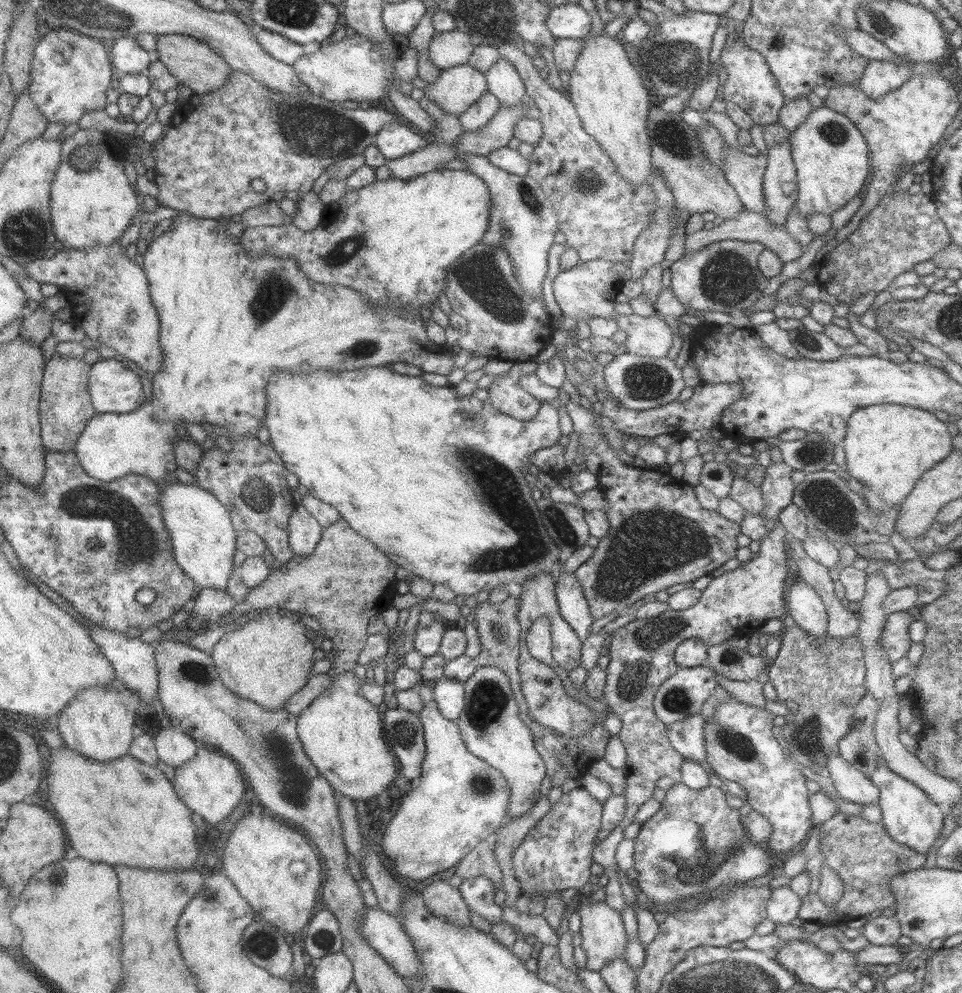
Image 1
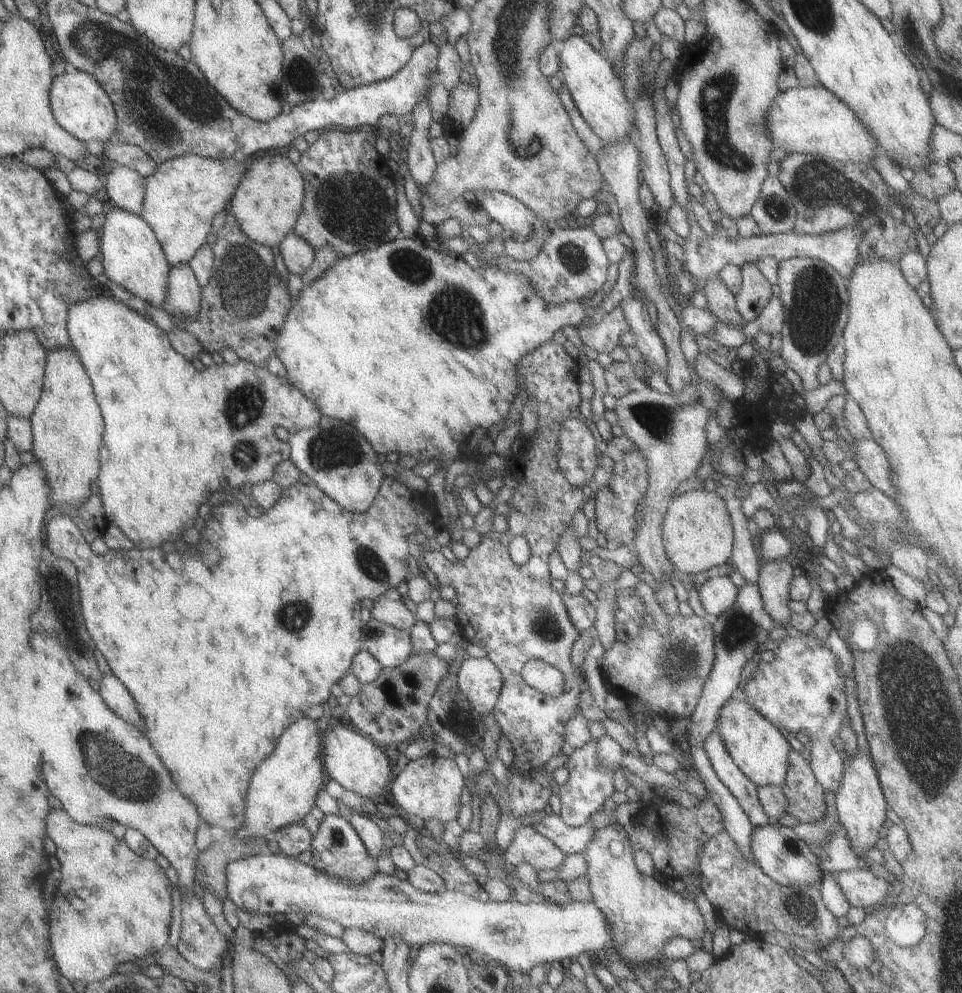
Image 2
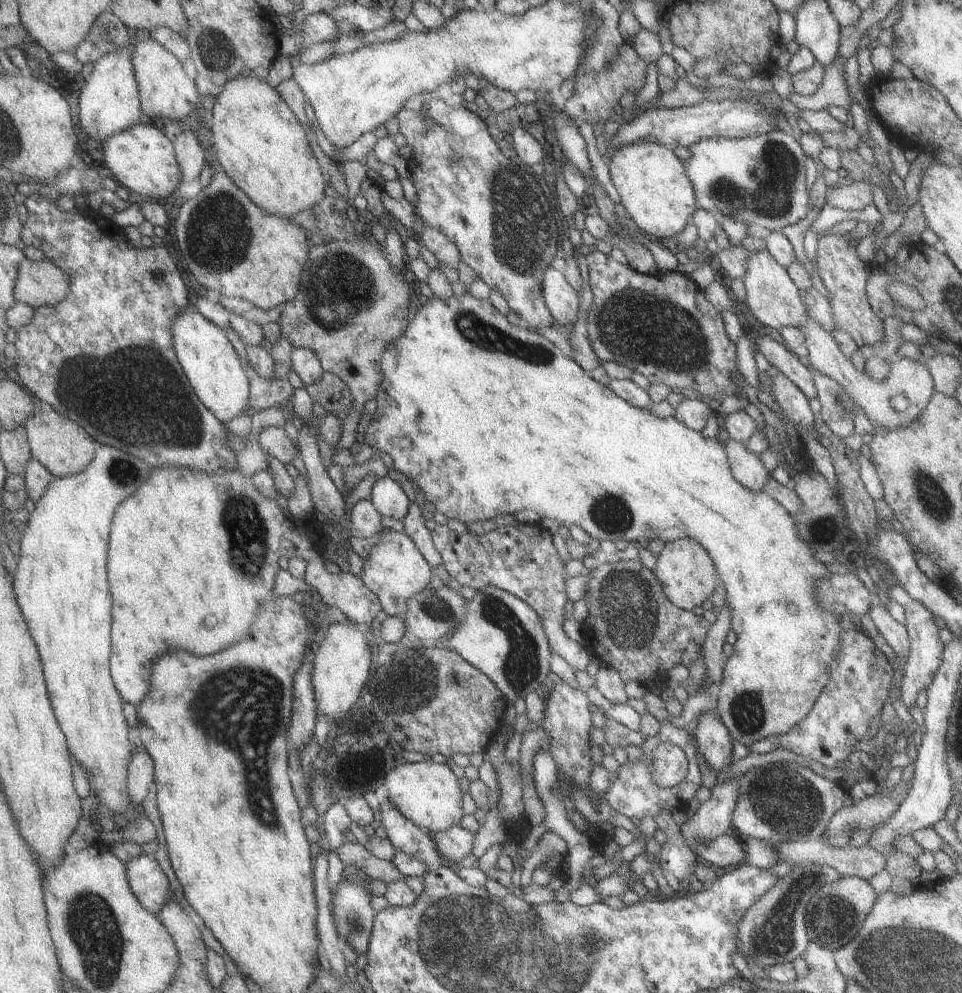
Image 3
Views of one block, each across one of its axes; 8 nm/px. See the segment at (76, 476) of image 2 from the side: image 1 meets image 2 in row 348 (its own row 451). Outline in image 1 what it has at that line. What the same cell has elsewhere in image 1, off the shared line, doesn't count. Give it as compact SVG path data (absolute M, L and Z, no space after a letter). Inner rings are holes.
M55 355L46 362L41 382L39 421L41 444L47 450L64 453L74 450L80 433L95 415L87 387L90 369L83 358L62 358Z

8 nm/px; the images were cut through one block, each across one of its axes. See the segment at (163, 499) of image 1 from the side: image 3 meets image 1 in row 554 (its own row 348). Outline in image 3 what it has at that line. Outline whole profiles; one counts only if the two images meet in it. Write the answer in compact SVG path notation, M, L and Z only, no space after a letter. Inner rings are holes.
M191 306L175 316L171 331L178 362L202 404L224 424L240 415L246 417L249 406L248 375L226 335L226 330L206 320Z

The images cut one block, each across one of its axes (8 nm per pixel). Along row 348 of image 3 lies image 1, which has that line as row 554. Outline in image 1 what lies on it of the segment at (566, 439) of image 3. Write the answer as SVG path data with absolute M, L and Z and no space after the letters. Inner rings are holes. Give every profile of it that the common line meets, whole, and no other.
M389 366L366 367L360 370L317 370L310 374L290 374L275 372L266 388L267 406L265 426L270 432L270 445L284 462L288 473L298 478L299 484L320 501L332 506L342 520L362 538L367 538L383 552L394 565L408 571L409 578L422 578L434 585L447 586L456 596L475 596L478 592L491 592L496 586L510 583L524 584L542 573L555 575L559 569L560 549L542 524L537 504L531 497L531 489L522 474L522 467L530 464L530 456L540 449L550 448L559 443L558 408L550 402L541 402L536 416L530 420L512 418L502 414L487 400L482 401L475 395L458 396L454 385L434 387L423 378L396 374Z

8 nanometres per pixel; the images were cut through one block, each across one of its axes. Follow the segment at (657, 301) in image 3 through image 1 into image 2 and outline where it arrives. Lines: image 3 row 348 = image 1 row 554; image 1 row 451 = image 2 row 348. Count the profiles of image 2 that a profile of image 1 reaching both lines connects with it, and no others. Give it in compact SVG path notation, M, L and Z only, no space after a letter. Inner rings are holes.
M617 307L608 312L600 322L577 326L580 330L580 340L584 346L598 353L610 353L617 348L620 336L629 332L629 325L624 319L623 311Z

